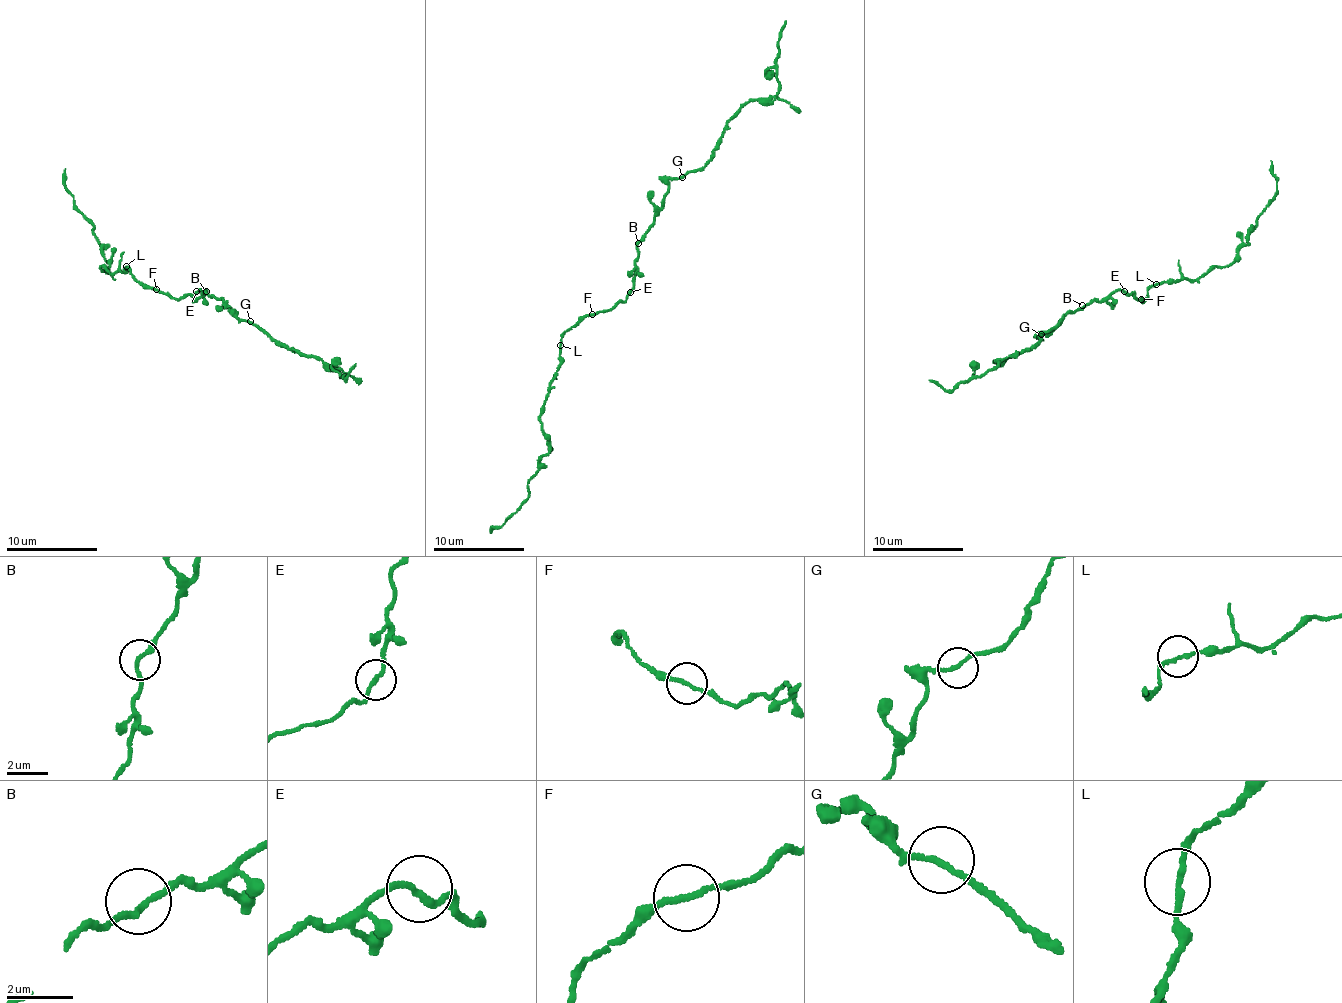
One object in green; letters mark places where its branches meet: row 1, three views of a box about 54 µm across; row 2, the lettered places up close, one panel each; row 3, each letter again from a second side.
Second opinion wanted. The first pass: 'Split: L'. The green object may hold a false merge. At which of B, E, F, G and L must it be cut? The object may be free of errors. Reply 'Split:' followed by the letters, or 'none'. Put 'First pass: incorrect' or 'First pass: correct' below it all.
Split: L
First pass: correct

